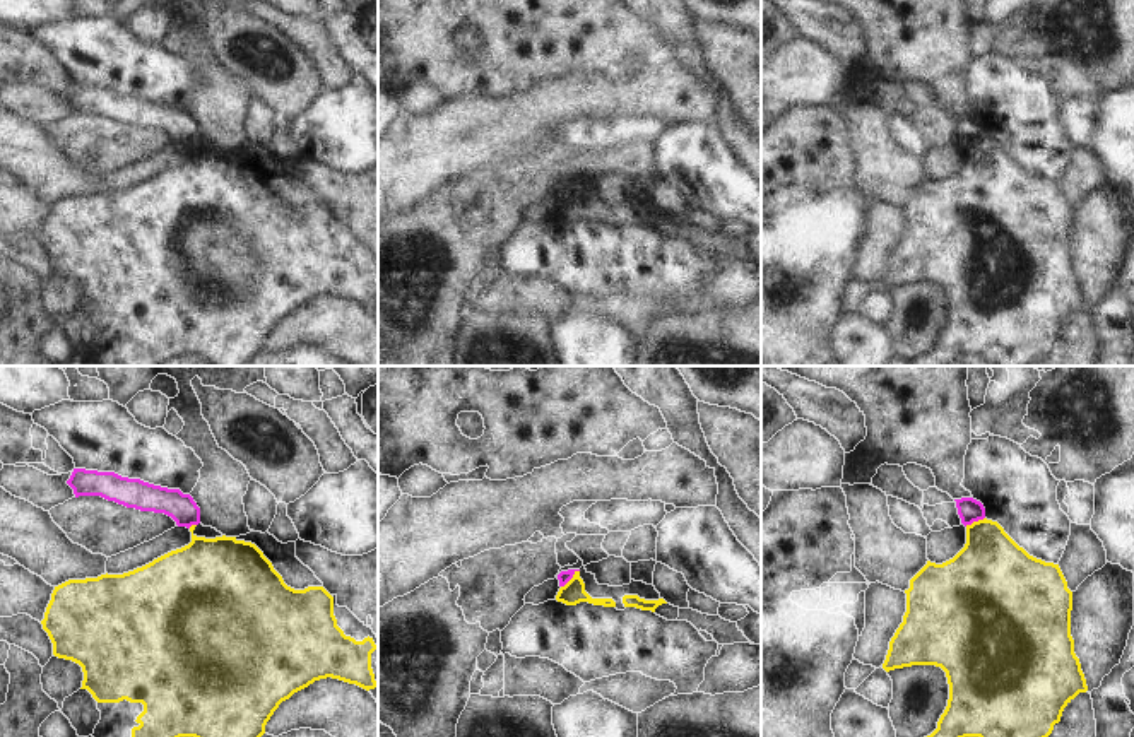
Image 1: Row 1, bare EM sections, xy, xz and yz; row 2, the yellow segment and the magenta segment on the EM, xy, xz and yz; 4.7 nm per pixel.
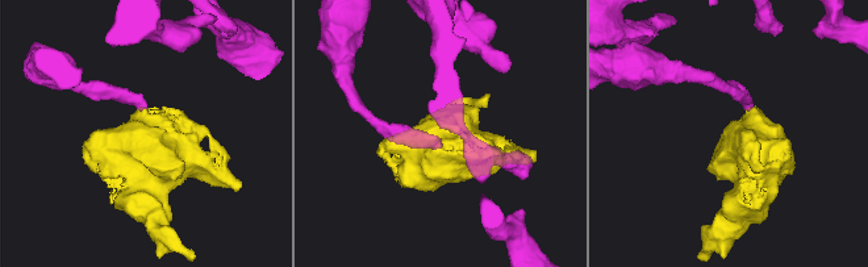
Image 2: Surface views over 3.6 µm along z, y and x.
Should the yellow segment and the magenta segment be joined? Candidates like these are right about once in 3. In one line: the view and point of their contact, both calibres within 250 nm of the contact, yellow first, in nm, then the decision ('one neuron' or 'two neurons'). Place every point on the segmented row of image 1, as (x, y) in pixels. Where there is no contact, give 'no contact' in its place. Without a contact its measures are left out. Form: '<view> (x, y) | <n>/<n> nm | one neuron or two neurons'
xz (572, 578) | 110/60 nm | two neurons

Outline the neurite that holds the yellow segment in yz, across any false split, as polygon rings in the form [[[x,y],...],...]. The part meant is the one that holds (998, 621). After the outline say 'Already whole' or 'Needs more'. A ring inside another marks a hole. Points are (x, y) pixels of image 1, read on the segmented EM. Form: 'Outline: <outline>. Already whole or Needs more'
Outline: [[[983,518],[966,525],[965,547],[942,564],[927,561],[905,593],[907,612],[883,669],[936,665],[946,672],[948,706],[927,737],[1048,737],[1064,708],[1088,691],[1071,636],[1072,592],[1059,564],[1030,556],[997,522]]]. Already whole

